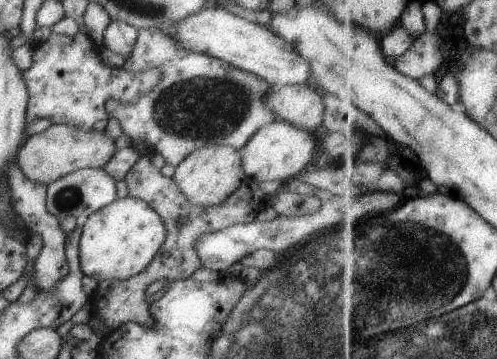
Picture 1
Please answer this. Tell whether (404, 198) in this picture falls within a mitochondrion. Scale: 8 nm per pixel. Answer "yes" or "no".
no

